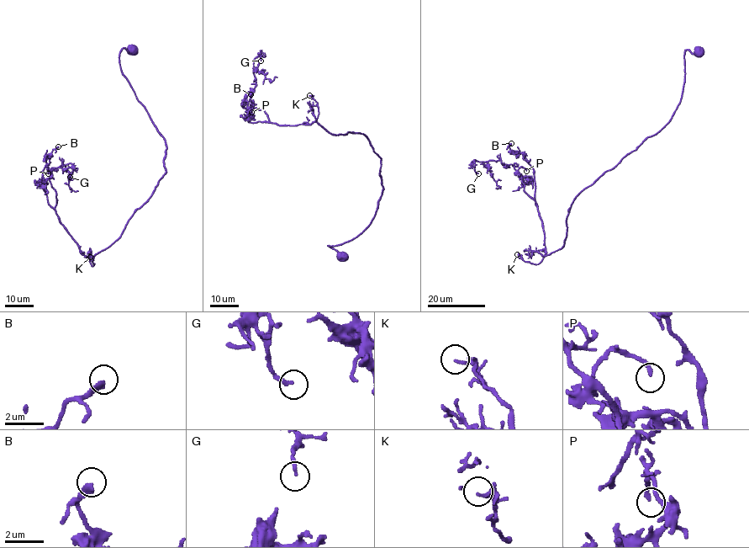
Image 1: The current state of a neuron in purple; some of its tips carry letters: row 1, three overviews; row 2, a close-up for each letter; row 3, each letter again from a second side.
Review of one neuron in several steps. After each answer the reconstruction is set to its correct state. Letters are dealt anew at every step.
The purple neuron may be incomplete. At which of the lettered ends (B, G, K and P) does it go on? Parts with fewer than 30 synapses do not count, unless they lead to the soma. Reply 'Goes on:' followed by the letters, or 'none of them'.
Goes on: B

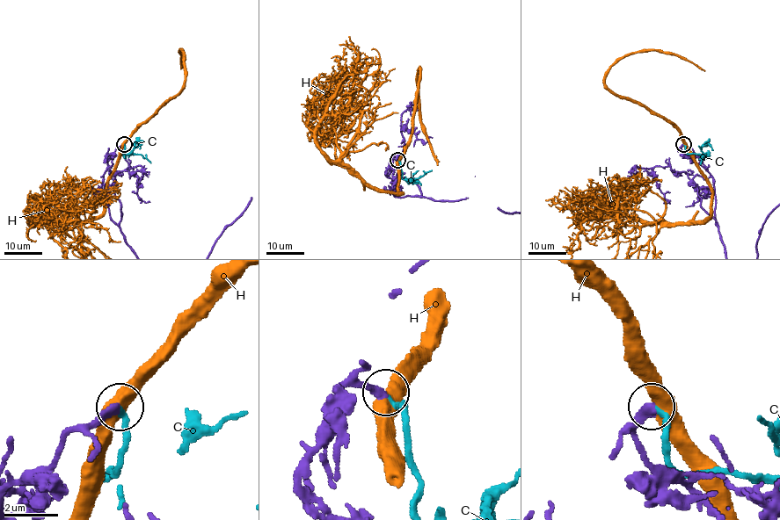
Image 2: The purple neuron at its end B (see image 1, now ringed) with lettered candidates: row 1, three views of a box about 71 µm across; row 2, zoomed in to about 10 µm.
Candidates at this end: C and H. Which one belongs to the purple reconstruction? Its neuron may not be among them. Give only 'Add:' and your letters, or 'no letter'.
Add: C

